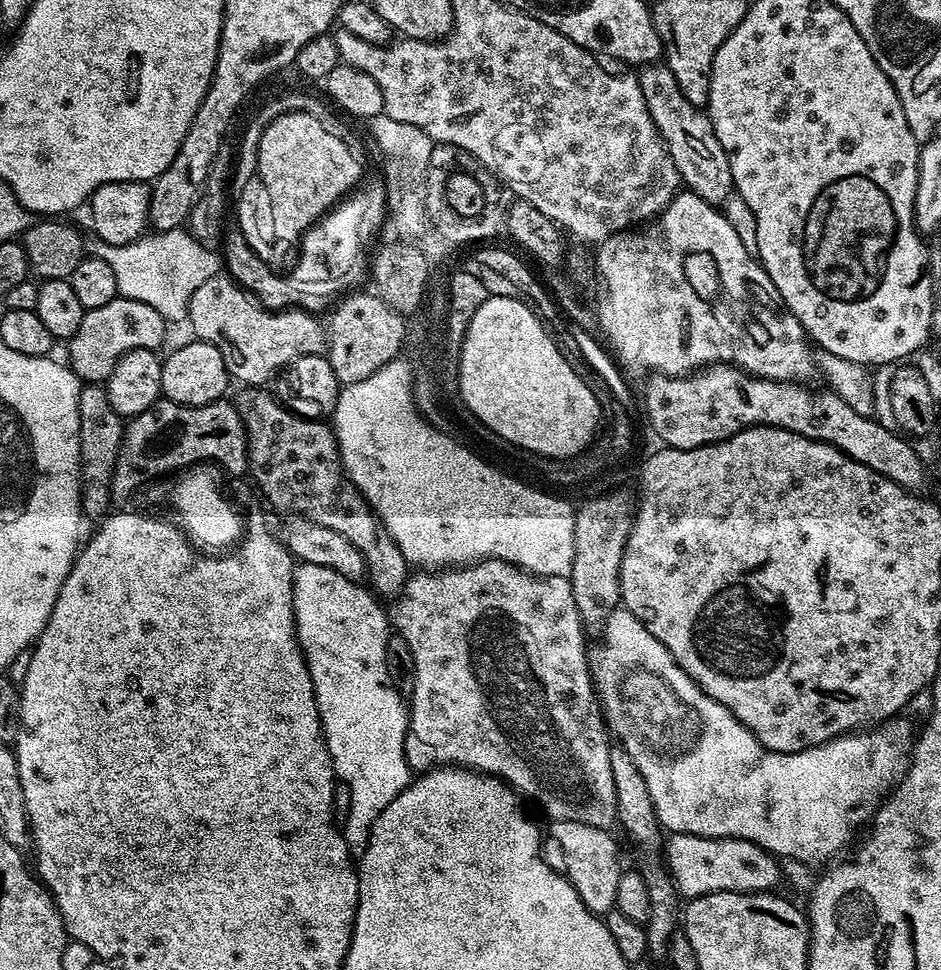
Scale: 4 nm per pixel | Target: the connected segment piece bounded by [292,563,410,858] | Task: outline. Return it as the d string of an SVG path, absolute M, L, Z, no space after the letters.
M297 563L292 573L294 618L298 622L296 637L300 643L300 649L304 652L304 660L308 664L310 678L314 682L316 705L321 713L320 724L324 727L324 741L328 744L328 753L332 759L332 766L336 770L339 783L350 786L350 814L342 821L342 831L344 833L344 840L348 843L349 852L356 858L363 857L366 846L370 842L373 820L376 820L378 814L382 814L382 810L386 810L386 806L390 806L390 802L394 802L394 798L398 794L402 794L404 787L410 783L410 775L408 776L408 756L404 753L404 736L406 740L405 717L402 715L402 712L391 712L389 708L383 708L382 711L376 712L376 708L378 707L376 704L376 676L384 676L388 673L382 672L382 670L388 670L386 666L386 642L390 635L390 620L386 615L385 609L383 612L378 605L372 604L373 597L371 595L369 595L370 597L364 596L364 586L363 583L353 583L353 581L342 578L342 574L338 574L326 566Z

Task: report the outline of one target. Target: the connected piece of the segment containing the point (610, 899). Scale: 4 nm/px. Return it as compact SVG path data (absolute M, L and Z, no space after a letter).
M557 820L551 825L552 836L560 843L560 852L564 855L564 868L574 890L578 890L578 898L587 908L594 913L603 914L611 912L616 906L616 895L618 894L618 878L622 871L620 865L620 852L616 849L616 840L607 828L595 828L586 826L582 822L570 822L569 820Z

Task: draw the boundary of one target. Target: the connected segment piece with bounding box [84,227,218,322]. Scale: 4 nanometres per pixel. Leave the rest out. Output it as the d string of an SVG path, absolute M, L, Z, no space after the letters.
M183 227L169 232L153 231L129 244L107 244L92 234L85 239L84 250L87 255L102 258L102 262L107 262L110 270L114 270L119 295L154 306L165 322L187 321L194 290L218 272L217 253L211 248L203 248Z

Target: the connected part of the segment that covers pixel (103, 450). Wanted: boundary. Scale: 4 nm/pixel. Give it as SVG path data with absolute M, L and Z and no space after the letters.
M85 383L78 394L80 419L80 511L85 517L109 515L112 499L112 475L118 450L124 437L125 421L110 406L107 387Z

